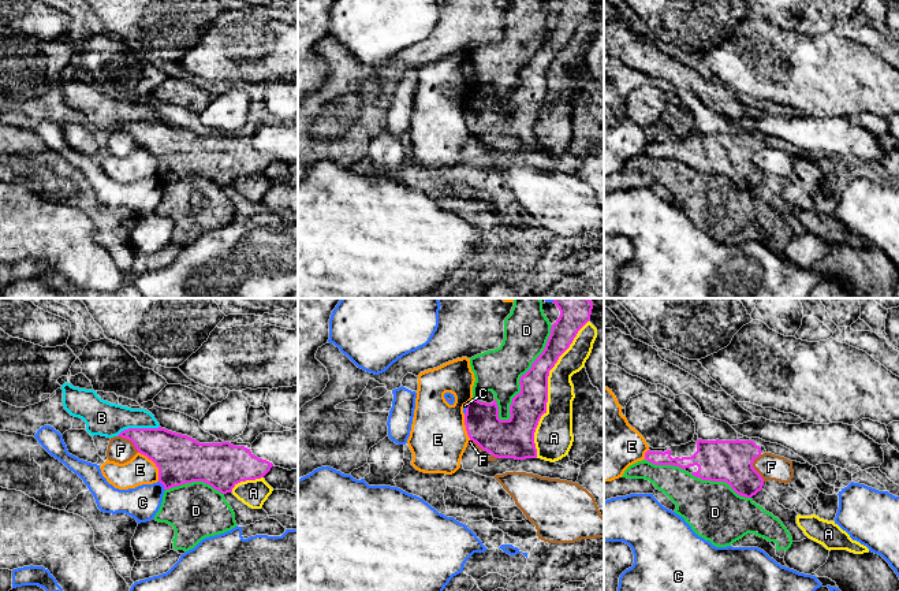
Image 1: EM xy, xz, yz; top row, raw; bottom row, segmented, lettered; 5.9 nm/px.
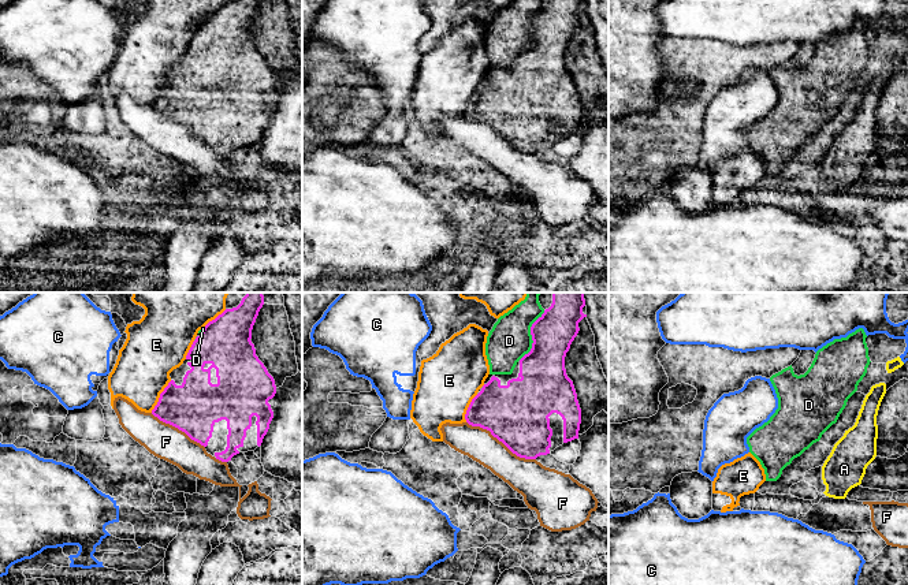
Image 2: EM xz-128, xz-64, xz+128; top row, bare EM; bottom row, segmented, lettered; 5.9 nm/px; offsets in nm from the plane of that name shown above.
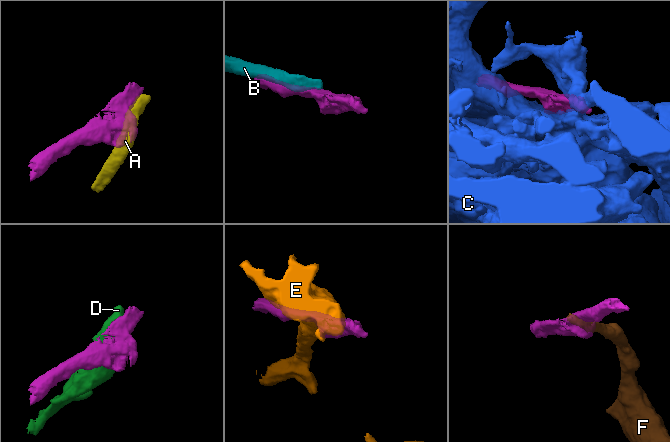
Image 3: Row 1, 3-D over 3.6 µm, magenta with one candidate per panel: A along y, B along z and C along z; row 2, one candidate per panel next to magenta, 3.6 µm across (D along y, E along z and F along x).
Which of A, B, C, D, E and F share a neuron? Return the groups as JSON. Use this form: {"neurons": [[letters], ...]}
{"neurons": [["A"], ["B"], ["C"], ["D"], ["E"], ["F"]]}

